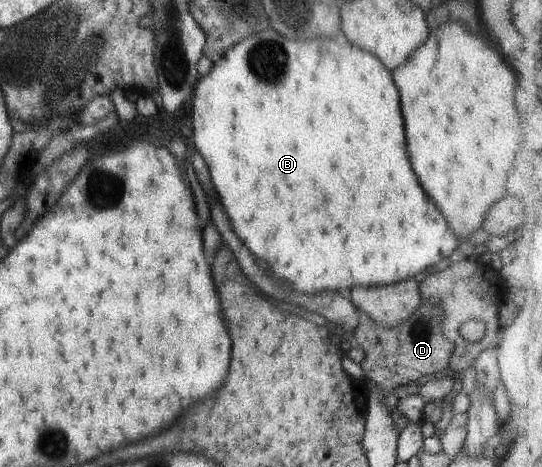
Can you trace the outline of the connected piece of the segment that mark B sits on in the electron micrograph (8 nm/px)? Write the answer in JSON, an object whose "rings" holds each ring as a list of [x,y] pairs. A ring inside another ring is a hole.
{"rings":[[[270,26],[268,29],[249,35],[240,43],[232,46],[216,62],[206,77],[197,81],[192,98],[192,131],[194,131],[194,147],[204,159],[214,191],[220,197],[220,203],[226,211],[230,225],[244,245],[266,265],[270,267],[278,281],[288,281],[298,293],[326,293],[326,291],[342,291],[352,287],[368,287],[368,285],[391,286],[410,278],[420,278],[432,269],[438,261],[452,255],[459,245],[457,237],[446,225],[442,213],[434,207],[434,203],[422,191],[404,143],[404,127],[398,103],[398,89],[392,83],[390,73],[382,67],[382,62],[367,51],[351,46],[340,35],[340,43],[326,39],[326,49],[320,49],[320,41],[290,41]]]}

